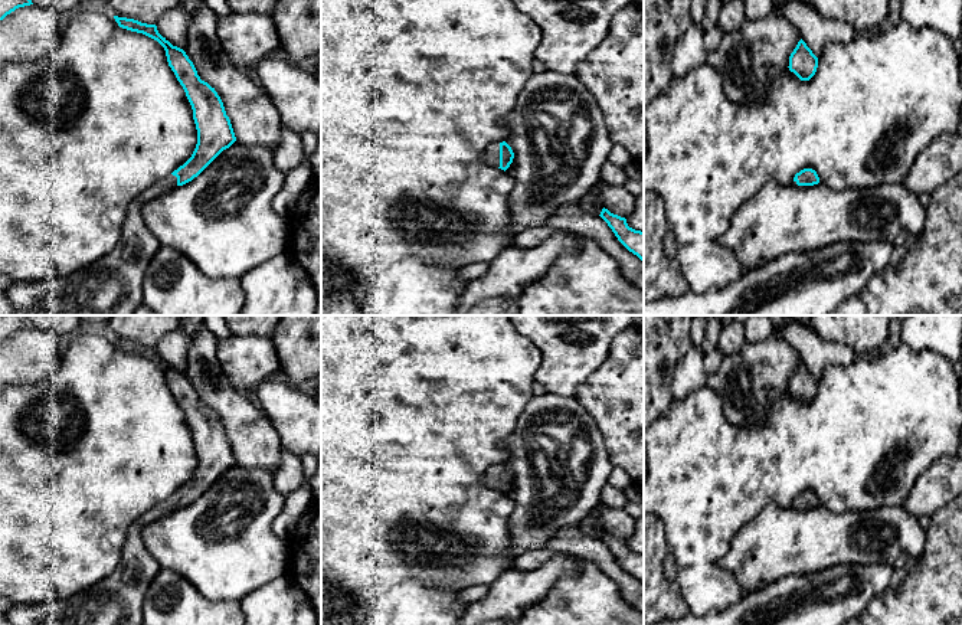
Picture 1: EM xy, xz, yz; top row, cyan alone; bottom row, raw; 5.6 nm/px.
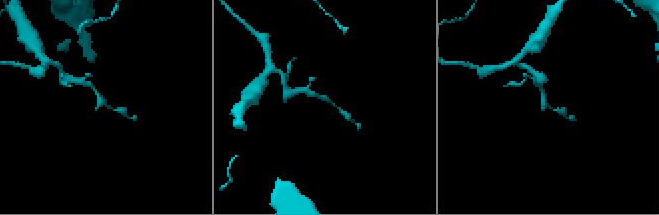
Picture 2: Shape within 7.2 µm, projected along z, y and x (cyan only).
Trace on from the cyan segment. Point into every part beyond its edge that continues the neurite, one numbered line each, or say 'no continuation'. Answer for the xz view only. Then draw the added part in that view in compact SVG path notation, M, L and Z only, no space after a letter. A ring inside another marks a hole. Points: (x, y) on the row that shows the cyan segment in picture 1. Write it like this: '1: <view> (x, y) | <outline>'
1: xz (491, 156) | M493 143L485 148L484 161L490 166L500 167L500 143Z

